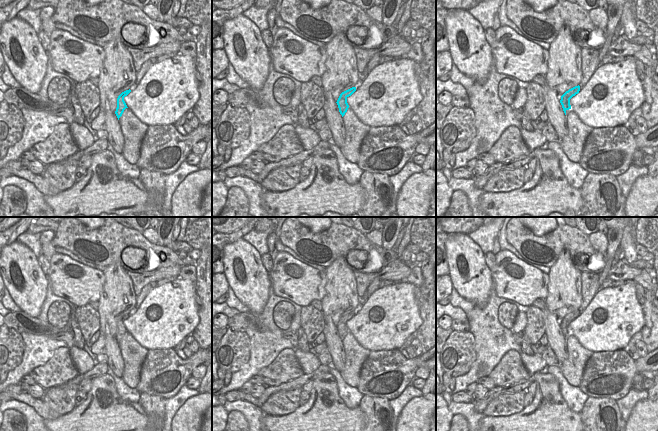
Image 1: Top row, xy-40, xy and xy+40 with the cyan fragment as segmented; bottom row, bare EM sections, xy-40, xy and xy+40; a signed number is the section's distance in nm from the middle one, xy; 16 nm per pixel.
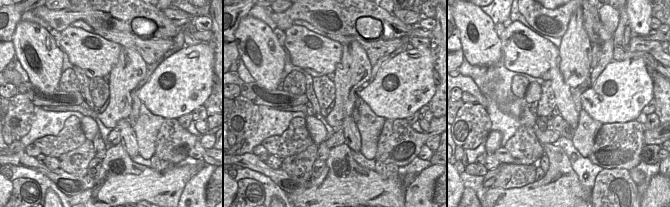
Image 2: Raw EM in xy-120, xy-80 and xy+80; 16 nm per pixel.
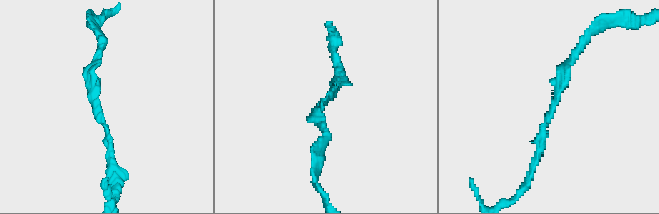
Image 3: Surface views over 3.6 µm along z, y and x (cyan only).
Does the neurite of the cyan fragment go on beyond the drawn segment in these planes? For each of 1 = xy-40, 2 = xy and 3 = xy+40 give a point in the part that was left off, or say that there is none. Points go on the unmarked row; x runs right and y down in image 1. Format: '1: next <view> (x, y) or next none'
1: next none
2: next none
3: next none

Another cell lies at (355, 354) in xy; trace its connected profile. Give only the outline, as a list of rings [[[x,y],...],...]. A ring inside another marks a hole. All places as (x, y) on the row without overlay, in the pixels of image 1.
[[[348,332],[343,340],[343,347],[346,362],[340,375],[348,385],[357,388],[360,381],[362,365],[371,351],[362,347],[351,332]]]

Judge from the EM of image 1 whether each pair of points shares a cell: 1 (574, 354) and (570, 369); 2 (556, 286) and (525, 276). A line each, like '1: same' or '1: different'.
1: same
2: different

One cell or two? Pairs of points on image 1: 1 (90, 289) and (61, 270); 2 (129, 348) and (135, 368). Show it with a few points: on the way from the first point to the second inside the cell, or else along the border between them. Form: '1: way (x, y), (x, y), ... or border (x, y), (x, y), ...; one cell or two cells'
1: way (83, 284), (73, 281), (68, 276); one cell
2: way (133, 353), (133, 363); one cell

